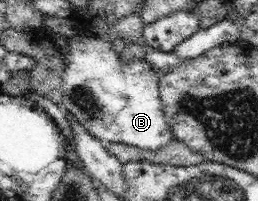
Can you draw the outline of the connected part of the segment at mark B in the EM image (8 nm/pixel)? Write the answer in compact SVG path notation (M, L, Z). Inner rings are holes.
M77 34L70 39L65 58L61 104L87 133L97 139L151 151L161 150L175 141L159 98L160 75L147 60L126 63L120 60L120 49L115 42Z

